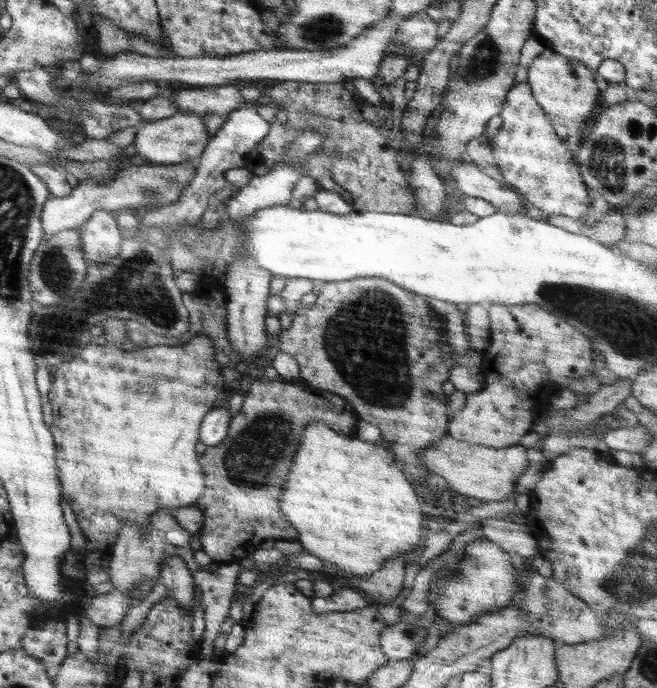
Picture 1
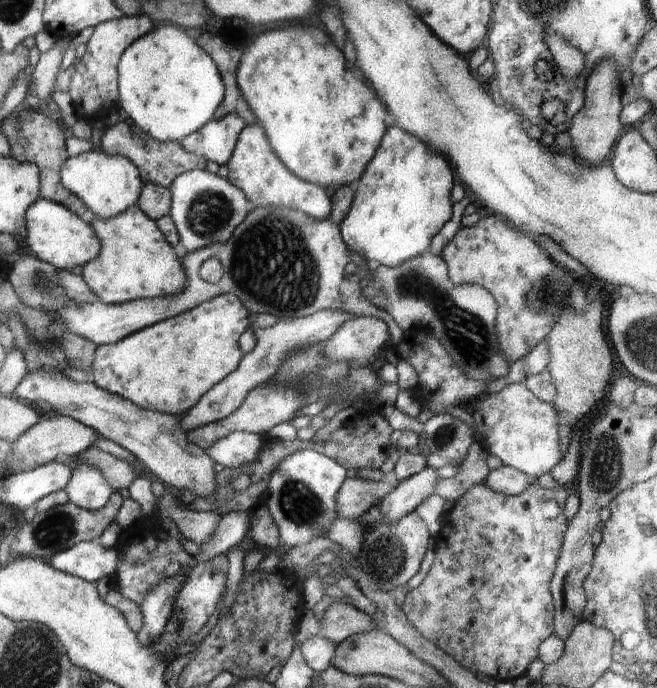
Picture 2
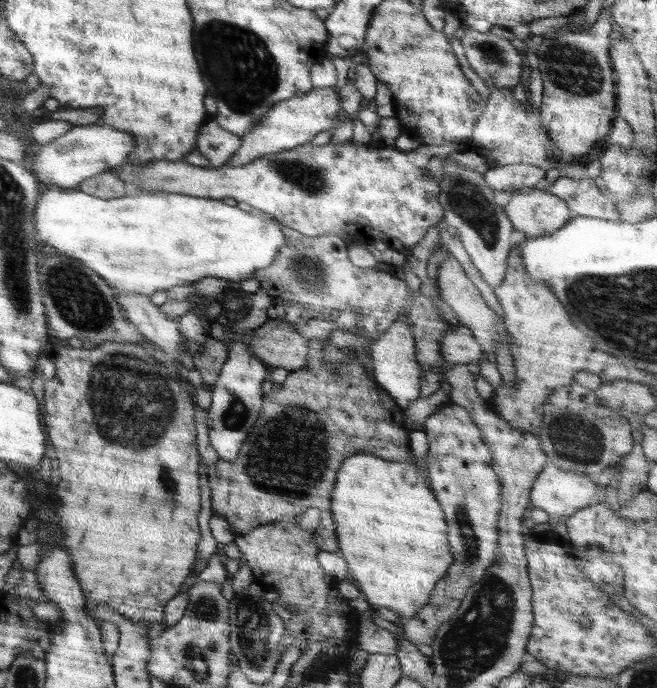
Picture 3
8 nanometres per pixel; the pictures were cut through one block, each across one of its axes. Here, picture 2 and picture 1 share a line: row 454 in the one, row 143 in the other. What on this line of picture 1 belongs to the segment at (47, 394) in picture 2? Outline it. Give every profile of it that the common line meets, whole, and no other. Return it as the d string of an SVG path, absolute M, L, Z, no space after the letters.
M176 112L170 118L144 122L139 127L132 145L136 155L144 156L152 164L175 165L196 161L211 140L206 129L201 116Z

